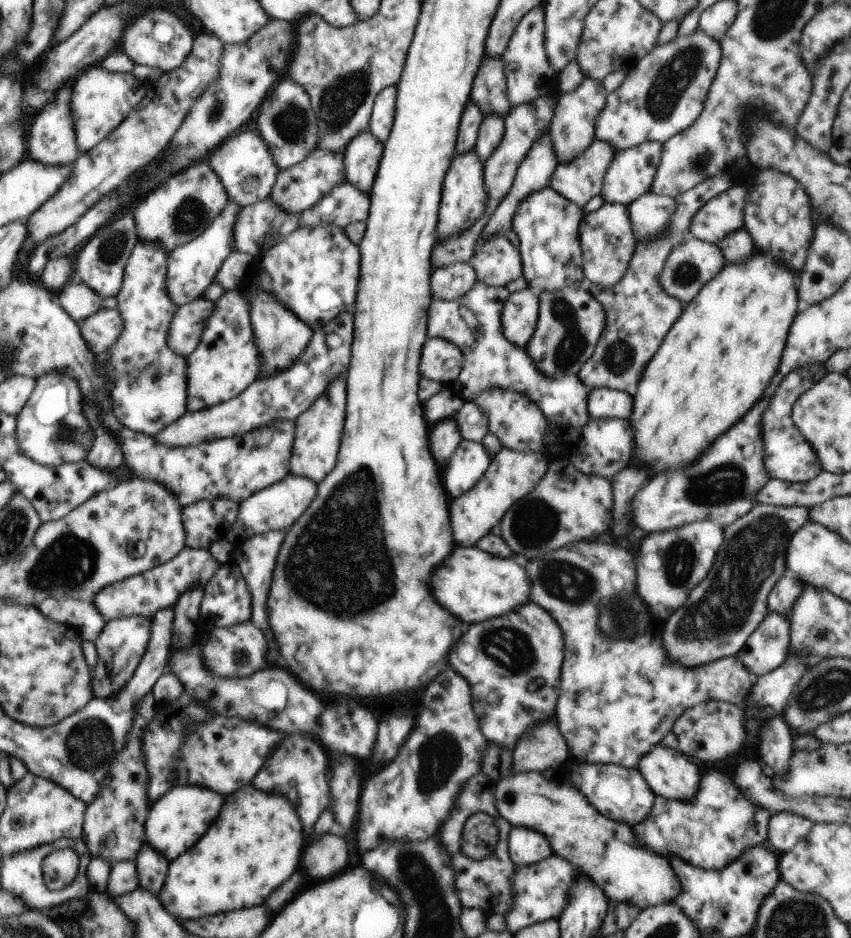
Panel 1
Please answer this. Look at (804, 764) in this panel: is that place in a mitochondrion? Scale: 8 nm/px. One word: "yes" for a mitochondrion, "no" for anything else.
yes

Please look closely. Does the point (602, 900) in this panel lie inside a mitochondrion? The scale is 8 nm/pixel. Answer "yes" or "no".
no

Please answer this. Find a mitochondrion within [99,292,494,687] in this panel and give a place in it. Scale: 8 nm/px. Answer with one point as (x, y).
(340, 563)

